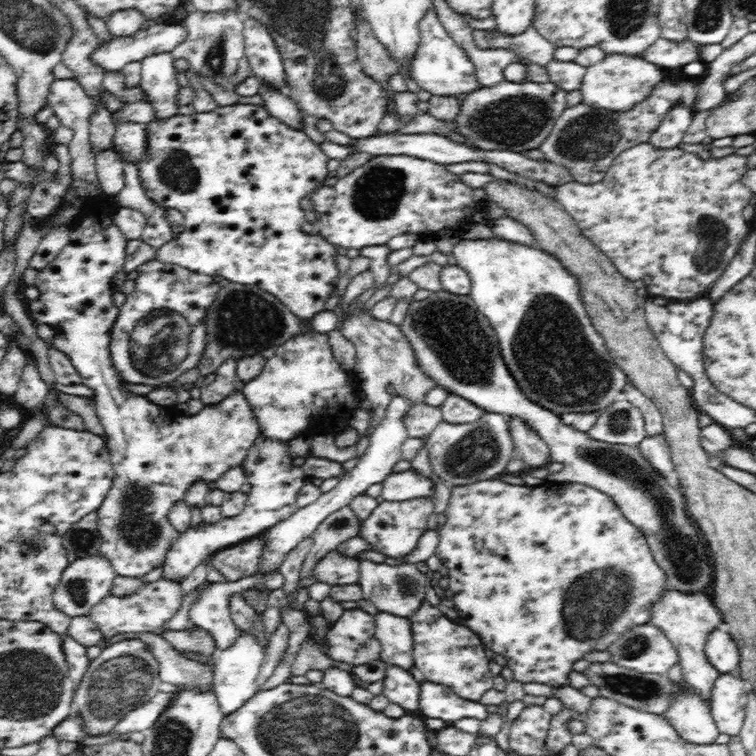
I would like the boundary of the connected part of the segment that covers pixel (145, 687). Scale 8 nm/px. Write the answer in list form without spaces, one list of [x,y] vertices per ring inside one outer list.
[[[125,639],[102,649],[96,660],[90,660],[86,675],[76,690],[73,702],[78,706],[78,714],[84,719],[85,728],[92,736],[110,733],[120,718],[138,705],[145,704],[158,692],[159,662],[152,655],[150,647],[140,639]]]

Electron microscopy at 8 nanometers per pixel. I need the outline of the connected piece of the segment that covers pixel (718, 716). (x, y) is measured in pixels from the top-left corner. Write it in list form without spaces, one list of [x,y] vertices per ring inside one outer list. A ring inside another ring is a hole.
[[[737,673],[721,674],[712,688],[709,708],[721,734],[739,736],[752,685]]]

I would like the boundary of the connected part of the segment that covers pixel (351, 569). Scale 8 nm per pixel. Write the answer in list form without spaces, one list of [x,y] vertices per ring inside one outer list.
[[[331,550],[316,563],[312,575],[318,582],[327,582],[331,586],[359,584],[359,561],[337,550]]]

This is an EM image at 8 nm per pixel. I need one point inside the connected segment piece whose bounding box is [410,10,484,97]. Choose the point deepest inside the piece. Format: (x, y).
(439, 65)

